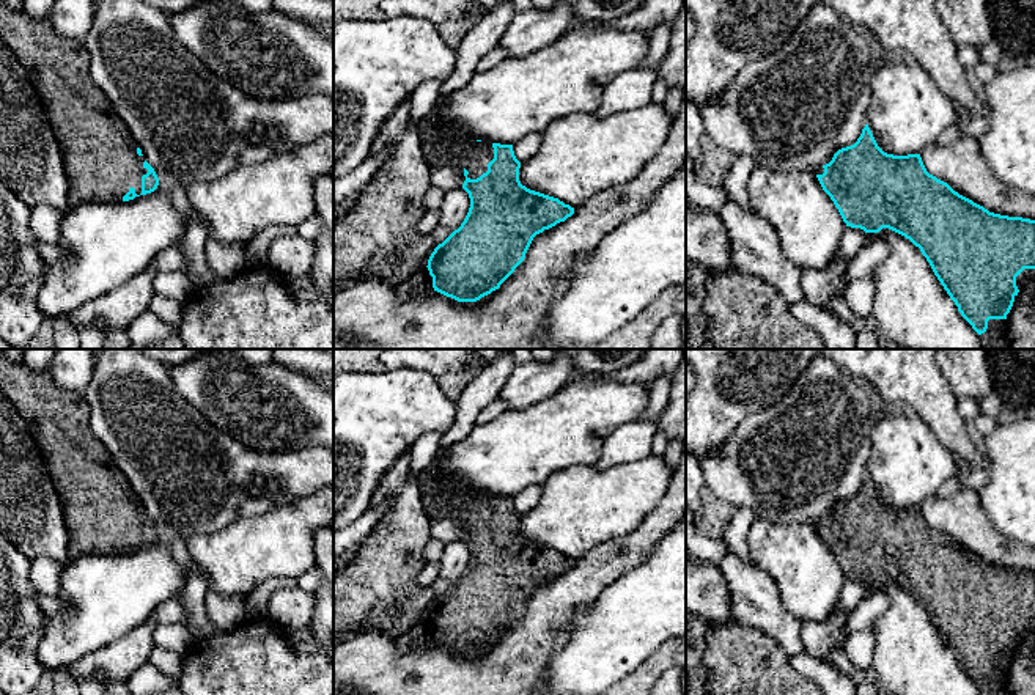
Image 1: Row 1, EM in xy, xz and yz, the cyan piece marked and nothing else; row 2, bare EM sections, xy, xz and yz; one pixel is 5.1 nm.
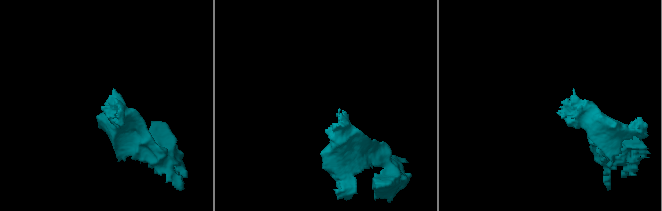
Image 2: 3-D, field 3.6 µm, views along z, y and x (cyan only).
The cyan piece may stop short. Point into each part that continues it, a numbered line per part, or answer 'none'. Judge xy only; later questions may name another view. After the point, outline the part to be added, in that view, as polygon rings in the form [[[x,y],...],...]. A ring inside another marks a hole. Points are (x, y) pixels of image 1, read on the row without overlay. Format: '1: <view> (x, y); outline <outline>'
1: xy (101, 514); outline [[[0,351],[0,390],[11,401],[20,417],[27,421],[36,442],[46,470],[61,502],[64,527],[68,530],[68,552],[71,560],[88,553],[123,553],[131,539],[142,546],[142,528],[148,525],[143,519],[145,509],[137,506],[137,497],[126,476],[113,462],[107,448],[90,429],[90,407],[82,393],[61,388],[50,371],[31,371],[24,362],[9,362]]]

